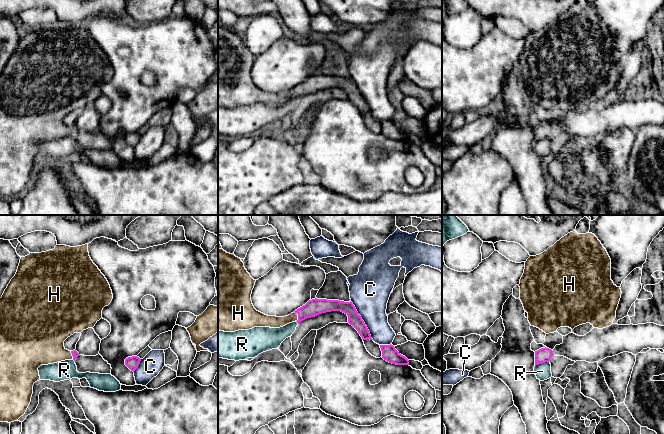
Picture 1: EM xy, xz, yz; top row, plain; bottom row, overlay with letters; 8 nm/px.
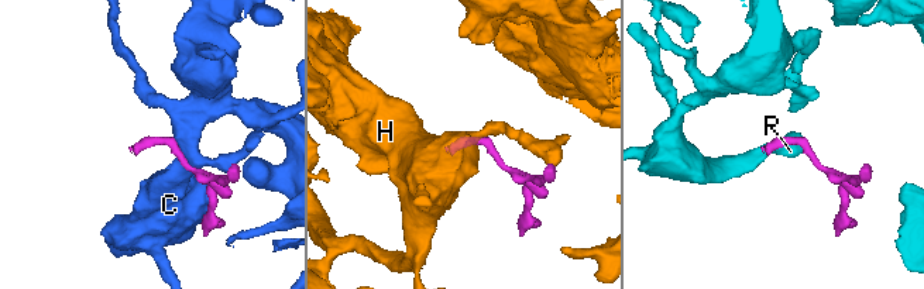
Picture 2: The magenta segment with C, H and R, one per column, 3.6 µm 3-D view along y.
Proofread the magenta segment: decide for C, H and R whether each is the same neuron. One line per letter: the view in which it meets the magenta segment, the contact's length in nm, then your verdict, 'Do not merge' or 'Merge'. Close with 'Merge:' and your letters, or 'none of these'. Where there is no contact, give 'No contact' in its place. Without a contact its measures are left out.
C: Touches magenta in xz. Shared border 380 nm. Do not merge
H: Touches magenta in xz. Shared border 90 nm. Merge
R: Touches magenta in yz. Shared border 120 nm. Do not merge
Merge: H

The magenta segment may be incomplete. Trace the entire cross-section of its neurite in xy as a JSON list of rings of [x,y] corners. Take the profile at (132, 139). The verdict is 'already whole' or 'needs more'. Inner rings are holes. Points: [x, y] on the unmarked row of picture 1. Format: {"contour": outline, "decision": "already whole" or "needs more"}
{"contour": [[[137,132],[128,133],[125,135],[125,141],[134,148],[138,144],[140,137],[141,135]]], "decision": "already whole"}

